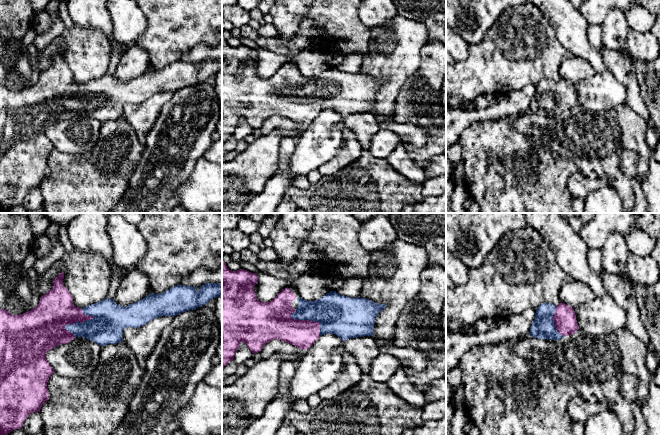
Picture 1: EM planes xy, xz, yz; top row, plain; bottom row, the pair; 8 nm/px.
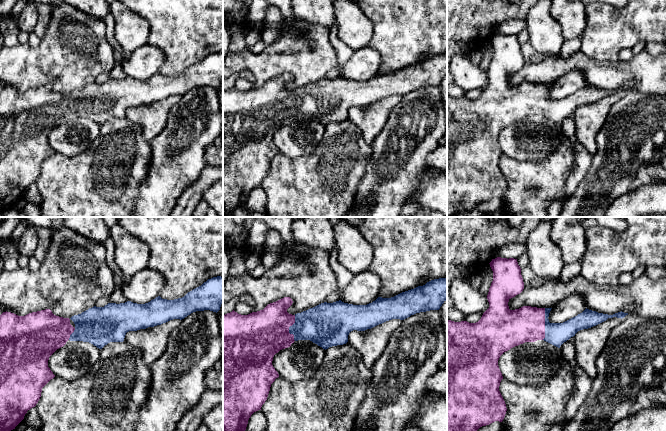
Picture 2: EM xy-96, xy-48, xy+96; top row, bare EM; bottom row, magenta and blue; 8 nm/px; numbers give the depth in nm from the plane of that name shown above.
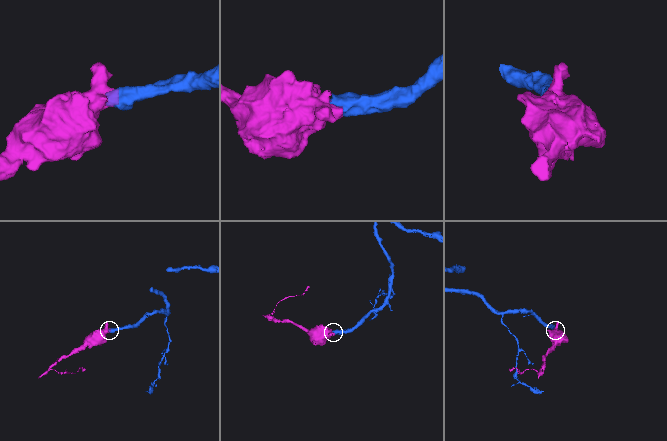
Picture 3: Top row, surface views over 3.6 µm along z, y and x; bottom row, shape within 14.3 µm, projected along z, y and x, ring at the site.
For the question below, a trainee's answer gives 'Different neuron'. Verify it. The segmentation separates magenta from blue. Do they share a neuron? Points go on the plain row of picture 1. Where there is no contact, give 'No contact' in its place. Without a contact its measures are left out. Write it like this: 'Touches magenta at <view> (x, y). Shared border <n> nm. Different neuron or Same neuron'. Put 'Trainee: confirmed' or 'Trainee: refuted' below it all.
Touches magenta at xy (78, 97). Shared border 260 nm. Same neuron
Trainee: refuted

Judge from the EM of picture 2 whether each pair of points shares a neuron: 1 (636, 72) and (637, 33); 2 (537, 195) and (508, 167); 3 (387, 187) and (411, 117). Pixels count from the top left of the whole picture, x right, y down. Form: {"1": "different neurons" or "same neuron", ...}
{"1": "different neurons", "2": "same neuron", "3": "same neuron"}

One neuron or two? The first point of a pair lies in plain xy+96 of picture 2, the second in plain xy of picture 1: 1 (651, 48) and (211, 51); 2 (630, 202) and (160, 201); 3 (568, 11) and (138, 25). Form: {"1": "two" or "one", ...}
{"1": "one", "2": "two", "3": "one"}

